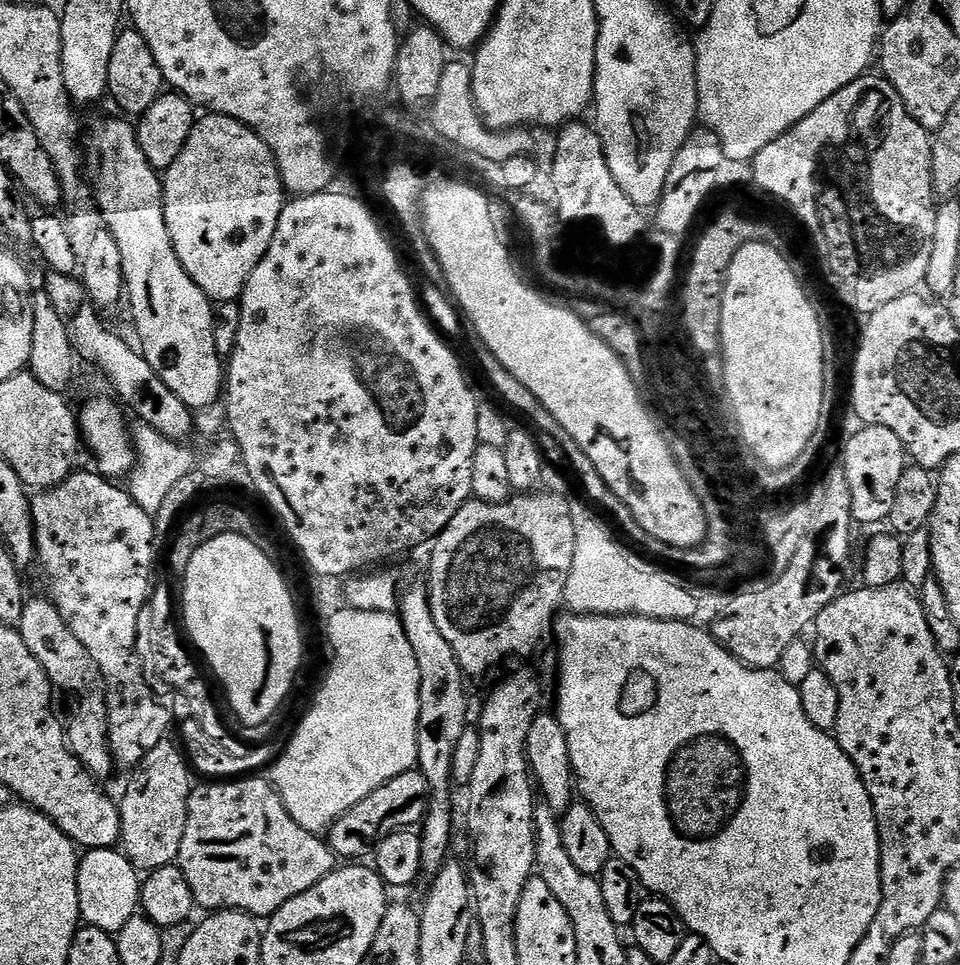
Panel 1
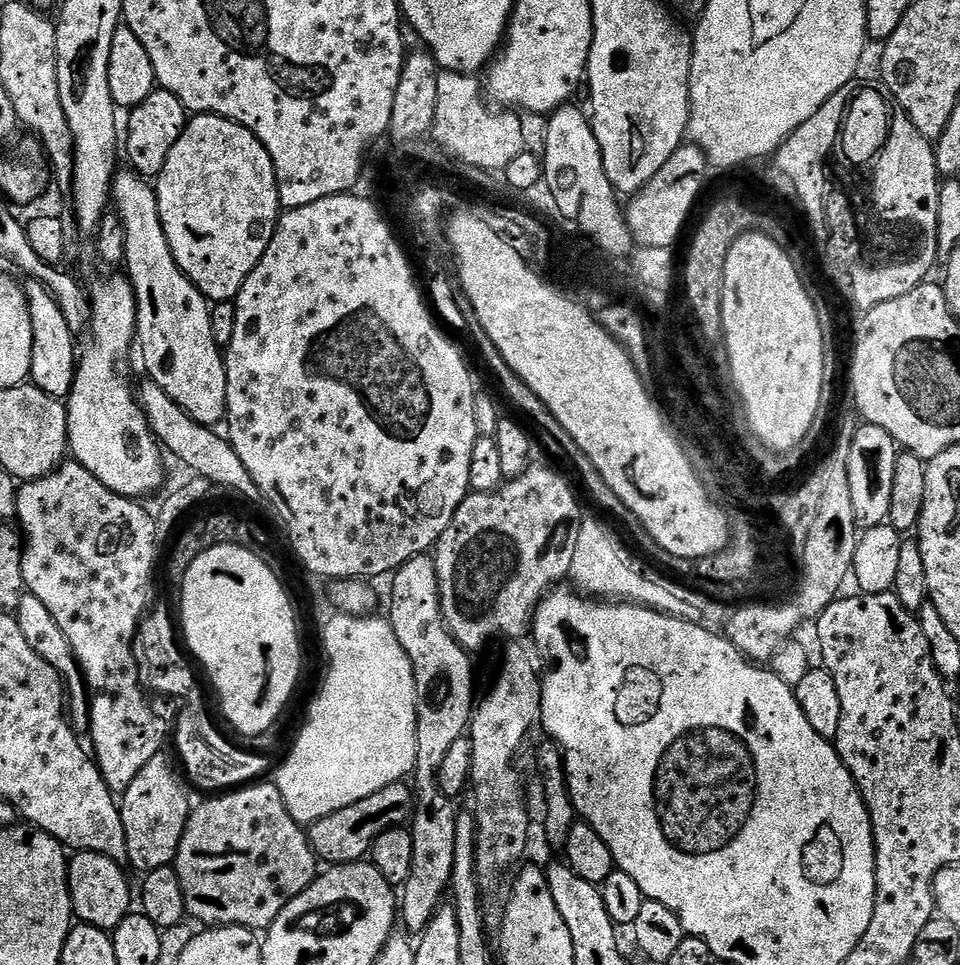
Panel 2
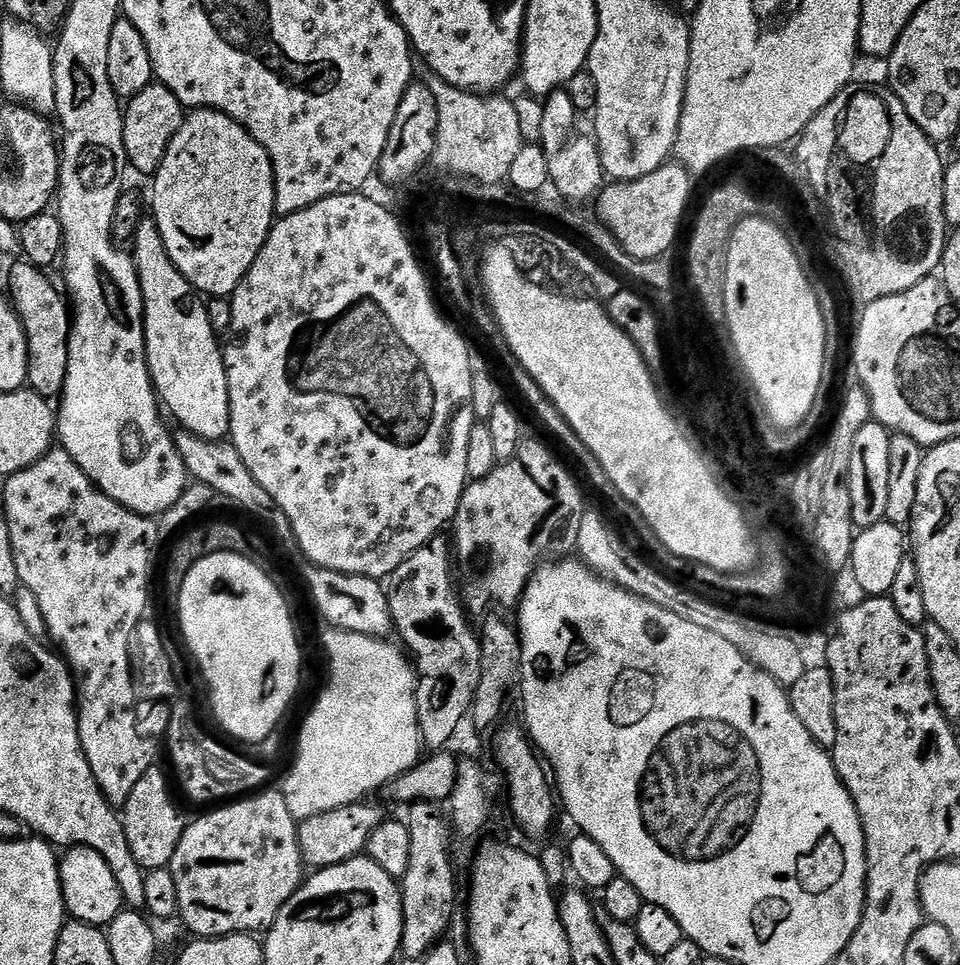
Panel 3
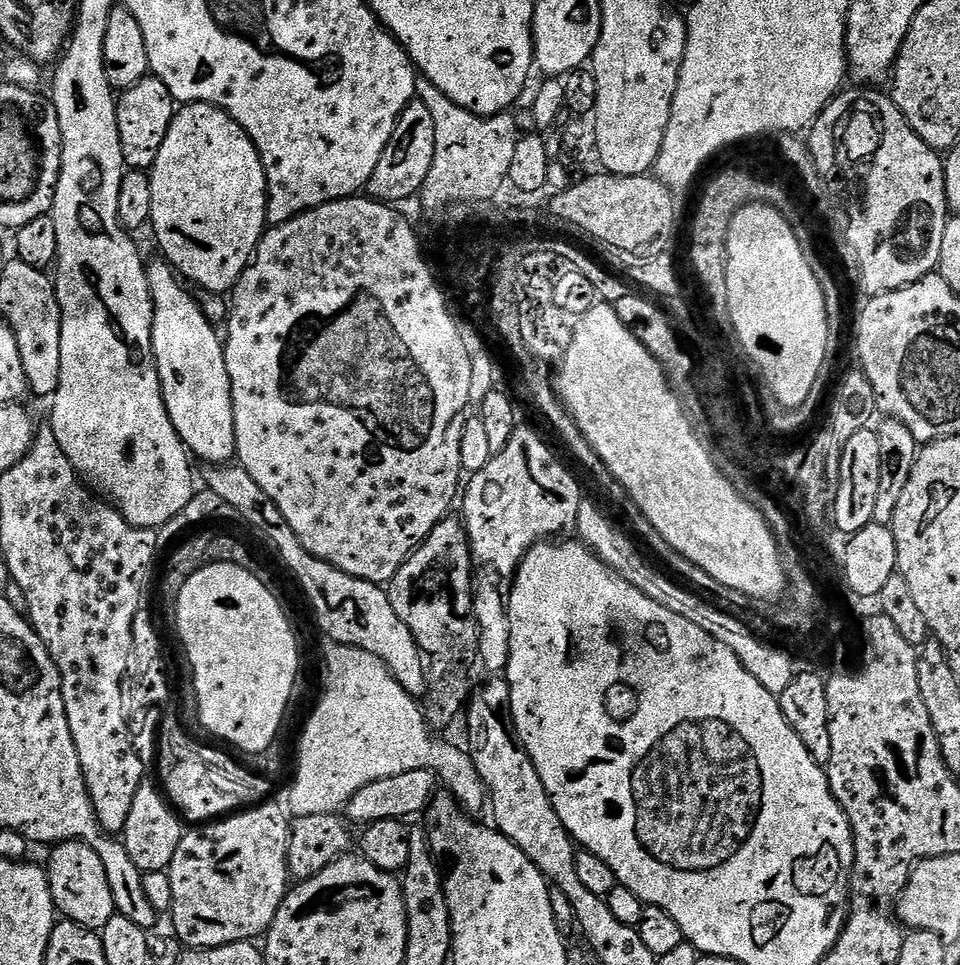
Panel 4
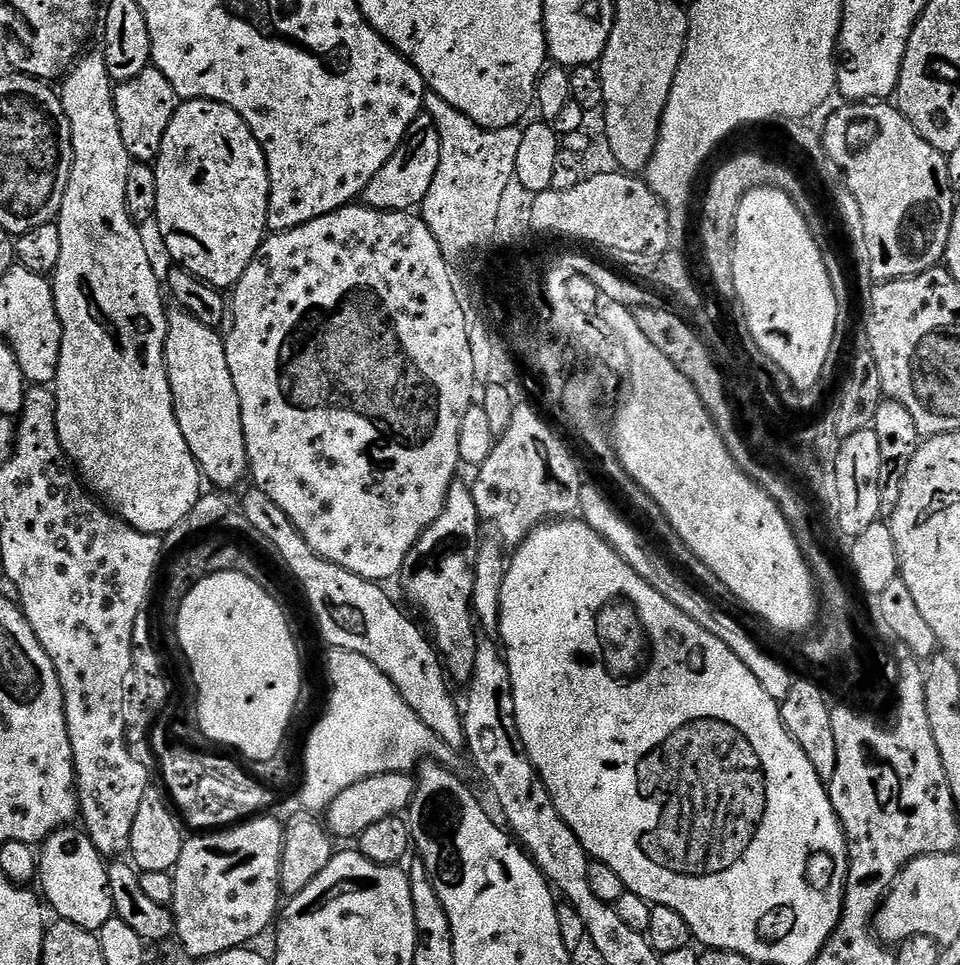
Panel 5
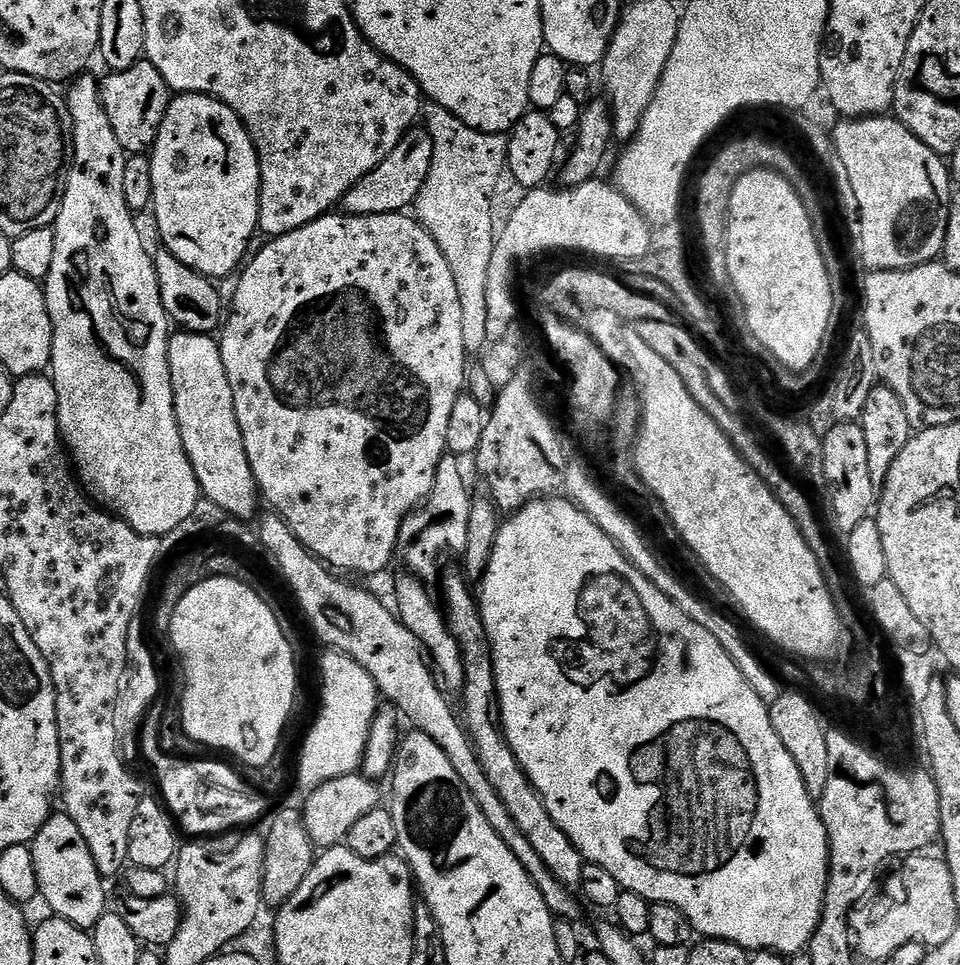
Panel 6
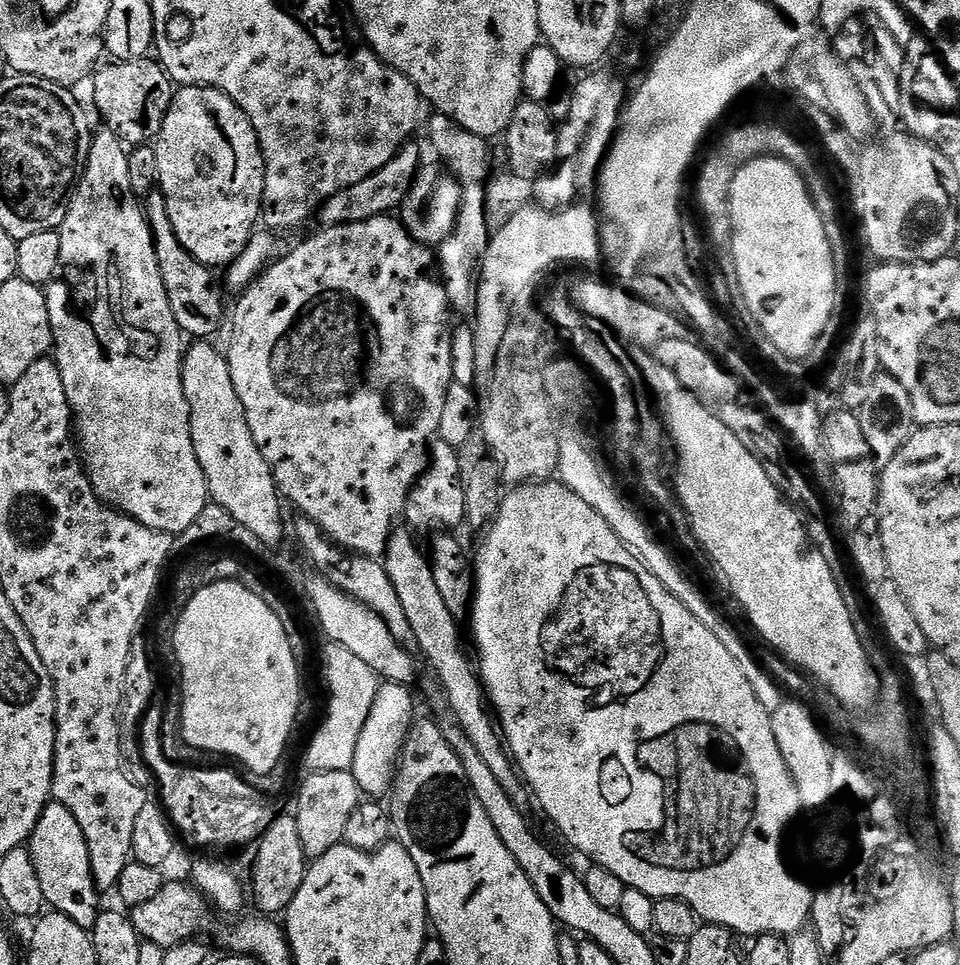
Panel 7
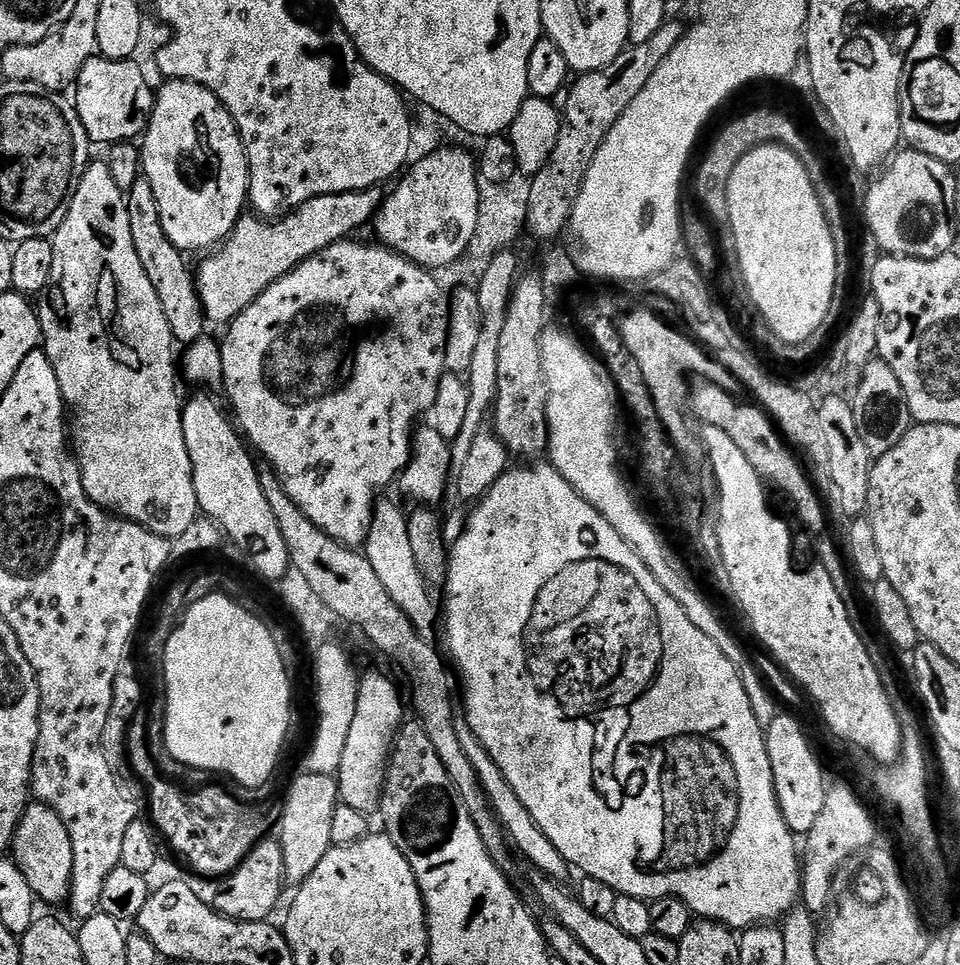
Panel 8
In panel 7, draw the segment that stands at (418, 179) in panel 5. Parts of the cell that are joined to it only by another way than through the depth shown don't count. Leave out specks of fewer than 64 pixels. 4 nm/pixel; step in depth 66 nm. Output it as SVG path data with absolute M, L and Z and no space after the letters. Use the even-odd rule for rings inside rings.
M409 142L400 149L400 153L390 162L370 178L362 178L362 182L354 182L346 190L334 194L328 199L318 212L320 224L331 226L334 224L353 224L354 222L366 222L375 216L386 216L395 213L403 205L408 196L408 191L412 189L412 184L416 181L416 174L422 167L420 161L420 148L416 142Z

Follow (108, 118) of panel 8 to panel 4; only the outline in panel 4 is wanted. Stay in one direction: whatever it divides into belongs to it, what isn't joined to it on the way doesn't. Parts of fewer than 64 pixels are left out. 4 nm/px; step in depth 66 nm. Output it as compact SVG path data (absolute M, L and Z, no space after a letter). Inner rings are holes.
M148 74L129 88L119 93L116 101L118 134L124 155L124 163L132 170L150 170L162 150L162 142L170 130L170 122L176 116L178 105L170 90L158 77Z

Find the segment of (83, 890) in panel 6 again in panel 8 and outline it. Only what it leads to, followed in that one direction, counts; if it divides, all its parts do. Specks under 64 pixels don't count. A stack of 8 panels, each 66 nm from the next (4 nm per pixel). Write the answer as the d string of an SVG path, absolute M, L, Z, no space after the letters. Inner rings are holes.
M34 802L24 812L19 827L16 828L14 858L24 869L31 886L41 901L49 900L56 904L59 900L67 901L72 883L74 850L72 833L65 817L48 802Z

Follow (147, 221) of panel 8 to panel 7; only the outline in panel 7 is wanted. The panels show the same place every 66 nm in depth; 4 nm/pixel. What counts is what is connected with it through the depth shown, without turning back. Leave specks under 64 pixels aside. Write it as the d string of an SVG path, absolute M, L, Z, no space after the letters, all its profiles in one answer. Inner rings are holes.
M158 190L149 192L146 197L146 219L148 229L152 231L152 244L156 248L158 270L162 274L166 298L170 302L170 310L174 310L174 322L178 322L180 331L185 337L195 338L200 342L207 341L219 330L220 323L223 320L225 323L226 320L224 300L220 297L215 282L212 281L213 269L197 262L178 242L173 227L170 226L164 196Z

